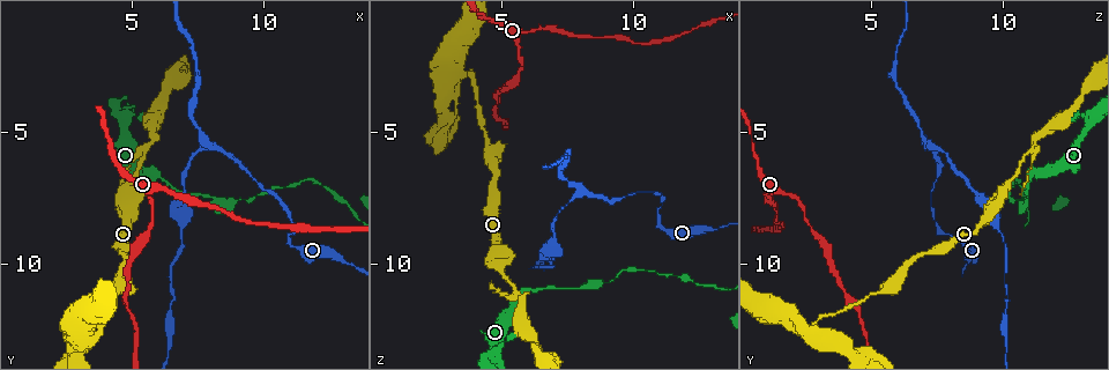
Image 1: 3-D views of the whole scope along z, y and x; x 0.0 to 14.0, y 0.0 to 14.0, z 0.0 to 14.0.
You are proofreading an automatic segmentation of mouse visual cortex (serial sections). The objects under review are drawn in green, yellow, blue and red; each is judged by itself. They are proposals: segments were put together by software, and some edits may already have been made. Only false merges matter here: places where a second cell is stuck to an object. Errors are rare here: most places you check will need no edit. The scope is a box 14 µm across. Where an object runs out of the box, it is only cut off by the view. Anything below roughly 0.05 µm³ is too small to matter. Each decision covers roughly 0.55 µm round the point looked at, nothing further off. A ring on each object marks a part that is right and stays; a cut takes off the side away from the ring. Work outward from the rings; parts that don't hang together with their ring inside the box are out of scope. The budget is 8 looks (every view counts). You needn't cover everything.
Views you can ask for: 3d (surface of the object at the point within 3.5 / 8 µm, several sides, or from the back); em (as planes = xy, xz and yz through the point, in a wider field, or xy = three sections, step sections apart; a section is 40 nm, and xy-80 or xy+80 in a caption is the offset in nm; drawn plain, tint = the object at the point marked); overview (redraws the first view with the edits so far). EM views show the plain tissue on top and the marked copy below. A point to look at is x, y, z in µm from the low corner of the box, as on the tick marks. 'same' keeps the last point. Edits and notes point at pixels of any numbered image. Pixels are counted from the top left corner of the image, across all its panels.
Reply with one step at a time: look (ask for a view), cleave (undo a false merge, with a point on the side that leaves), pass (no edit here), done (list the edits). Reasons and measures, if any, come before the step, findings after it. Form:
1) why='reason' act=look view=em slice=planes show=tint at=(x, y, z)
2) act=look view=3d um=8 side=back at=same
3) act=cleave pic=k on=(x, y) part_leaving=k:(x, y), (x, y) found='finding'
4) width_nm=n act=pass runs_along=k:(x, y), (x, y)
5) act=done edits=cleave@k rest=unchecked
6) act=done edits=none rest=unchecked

why='branch point' act=look view=3d um=3.5 at=(5.4, 5.6, 11.0)

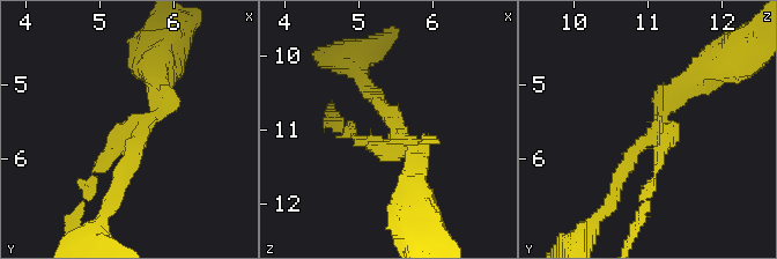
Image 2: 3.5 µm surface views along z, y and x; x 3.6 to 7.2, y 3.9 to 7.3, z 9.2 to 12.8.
act=pass found='all the same cell'

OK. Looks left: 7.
act=look view=3d um=8 at=(7.9, 5.6, 7.2)

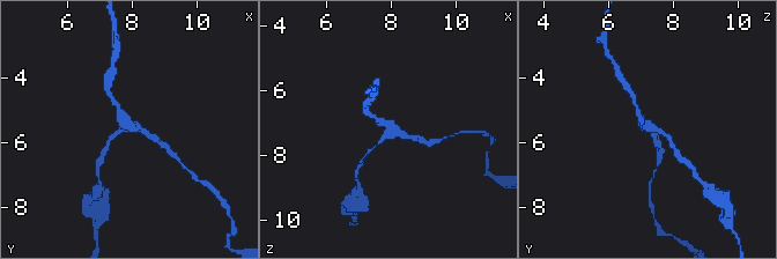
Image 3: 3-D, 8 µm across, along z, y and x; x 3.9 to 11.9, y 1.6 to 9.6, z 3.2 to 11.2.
why='zoom in' act=look view=3d um=3.5 side=back at=(8.0, 5.6, 7.2)

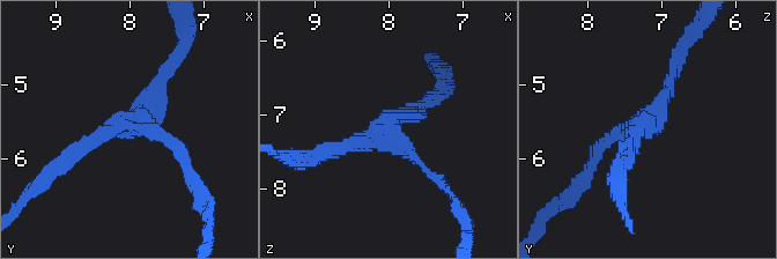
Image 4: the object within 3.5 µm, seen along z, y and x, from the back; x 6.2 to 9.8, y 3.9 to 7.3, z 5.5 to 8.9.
arms=3 arm_widths_nm=150,200,200 why='shape alone is not enough' act=look view=em slice=xy step=1 show=tint at=(8.00, 5.55, 7.30)

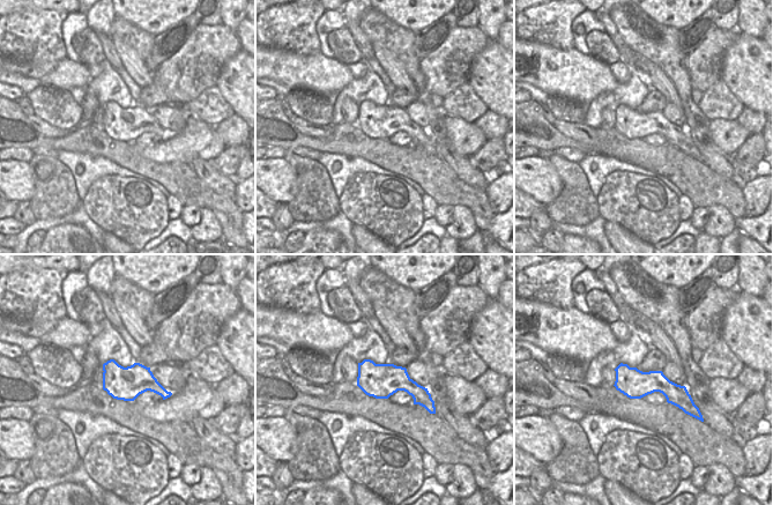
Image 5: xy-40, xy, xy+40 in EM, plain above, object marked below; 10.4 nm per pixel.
width_nm=360 act=pass runs_along=5:(618, 370), (690, 402) found='continuous, no second cell'

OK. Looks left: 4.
why='thick turns thin' act=look view=em slice=xy step=5 show=tint at=(6.8, 8.5, 9.8)

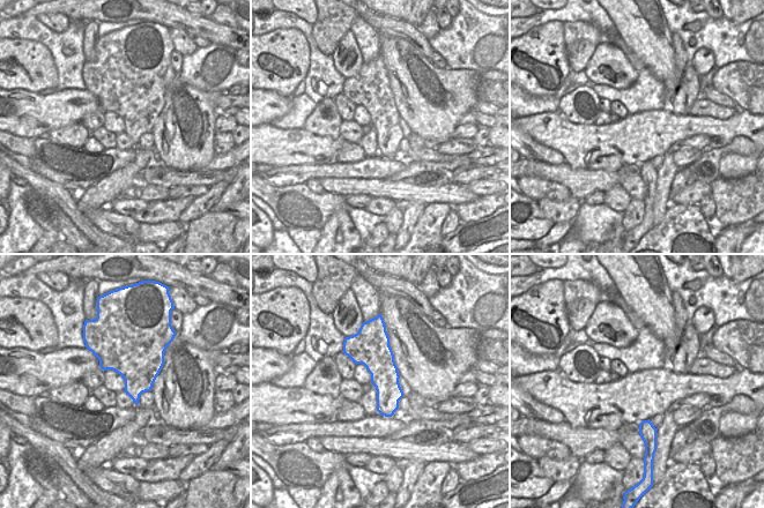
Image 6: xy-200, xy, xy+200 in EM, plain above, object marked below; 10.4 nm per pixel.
why='wider look' act=look view=3d um=3.5 at=same

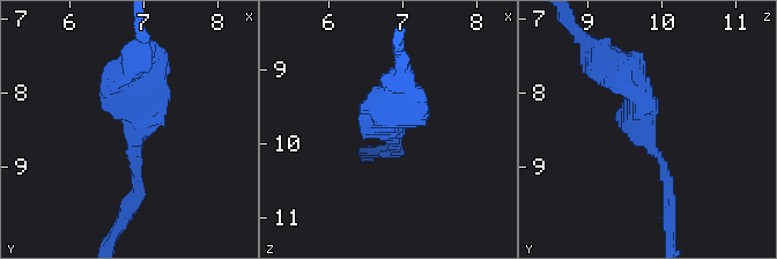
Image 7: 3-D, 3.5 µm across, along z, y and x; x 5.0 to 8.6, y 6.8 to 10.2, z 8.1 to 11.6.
arm_widths_nm=150,450 act=pass runs_along=7:(613, 63), (639, 91), (670, 198) found='all the same cell'

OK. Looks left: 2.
act=look view=3d um=3.5 at=(6.4, 12.9, 10.2)

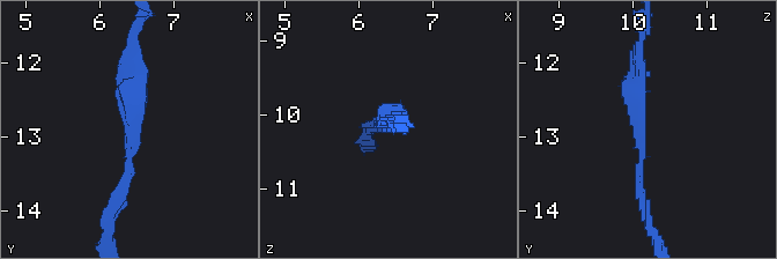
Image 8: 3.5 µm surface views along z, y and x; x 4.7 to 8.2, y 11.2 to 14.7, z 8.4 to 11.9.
arm_widths_nm=150,200 act=look view=em slice=xy step=5 show=tint at=(6.50, 12.90, 10.10)

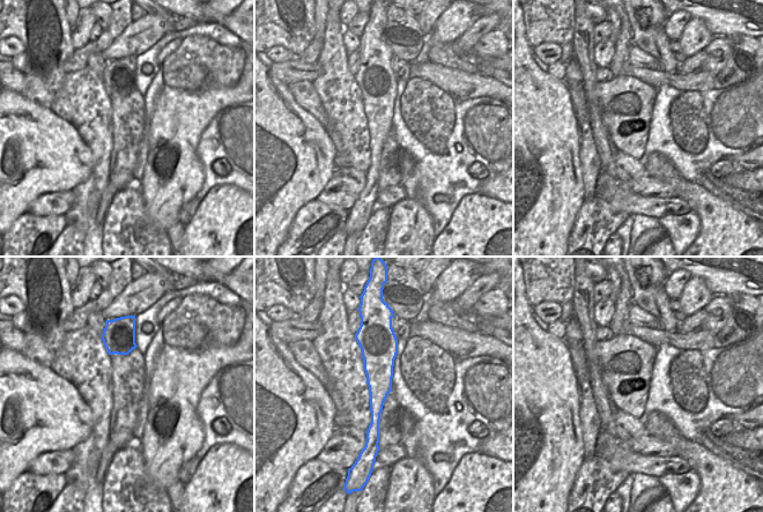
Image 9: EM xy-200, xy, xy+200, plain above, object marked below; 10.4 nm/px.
act=pass runs_along=8:(126, 57), (133, 135), (112, 202) found='continuous, no second cell'

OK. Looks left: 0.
act=done edits=none rest=unchecked

